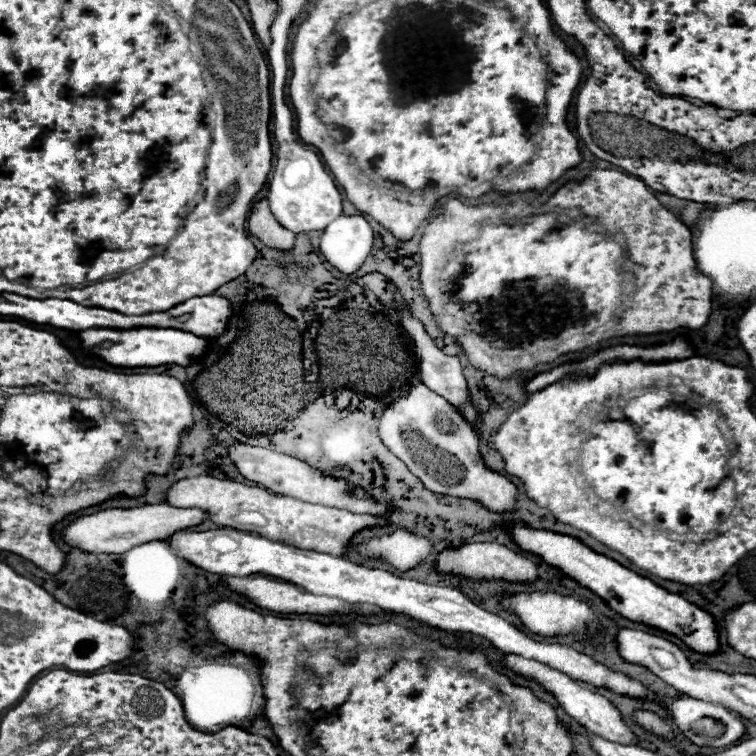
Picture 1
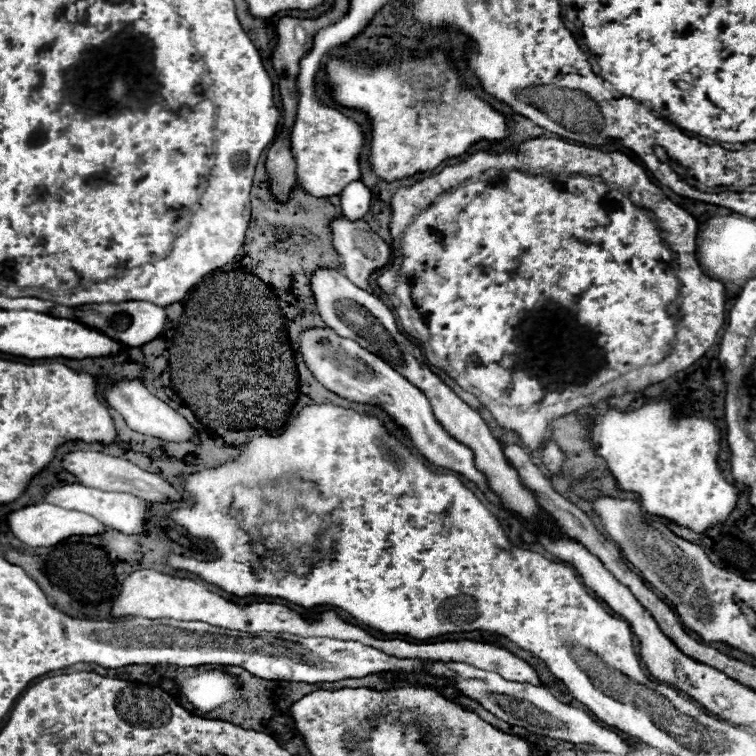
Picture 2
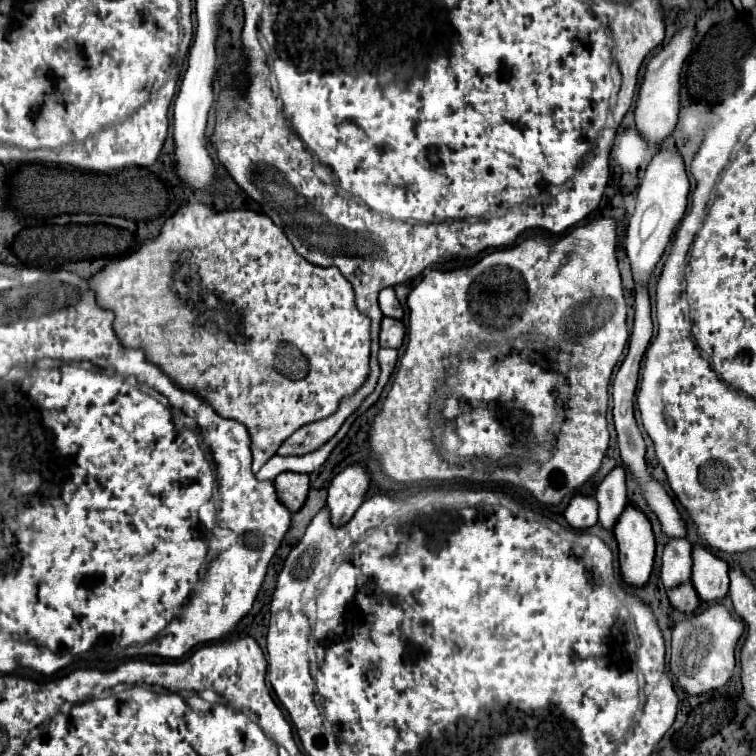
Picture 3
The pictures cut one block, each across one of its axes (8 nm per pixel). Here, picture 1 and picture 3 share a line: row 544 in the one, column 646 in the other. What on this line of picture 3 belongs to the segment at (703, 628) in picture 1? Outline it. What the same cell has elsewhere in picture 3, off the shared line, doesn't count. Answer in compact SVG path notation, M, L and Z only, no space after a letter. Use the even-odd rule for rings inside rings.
M628 504L614 528L614 536L620 550L622 580L634 588L646 586L654 564L654 536L648 518Z

